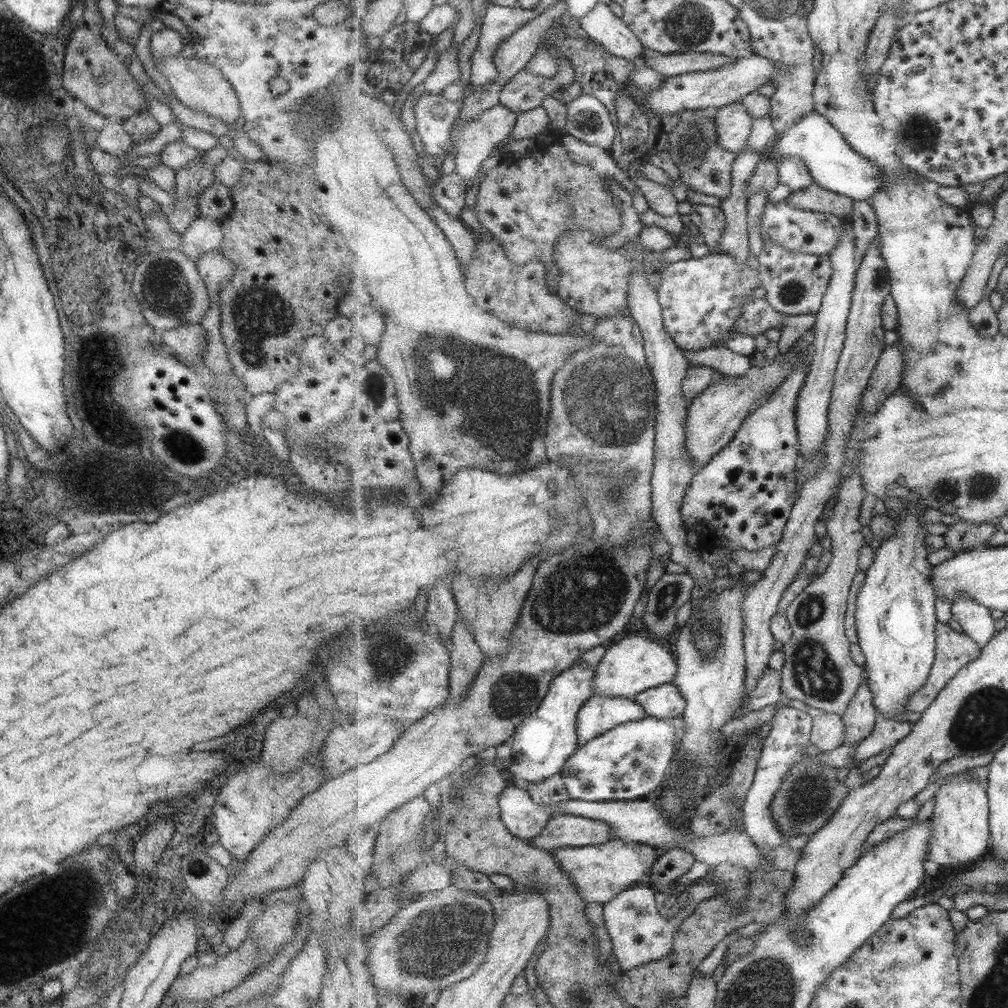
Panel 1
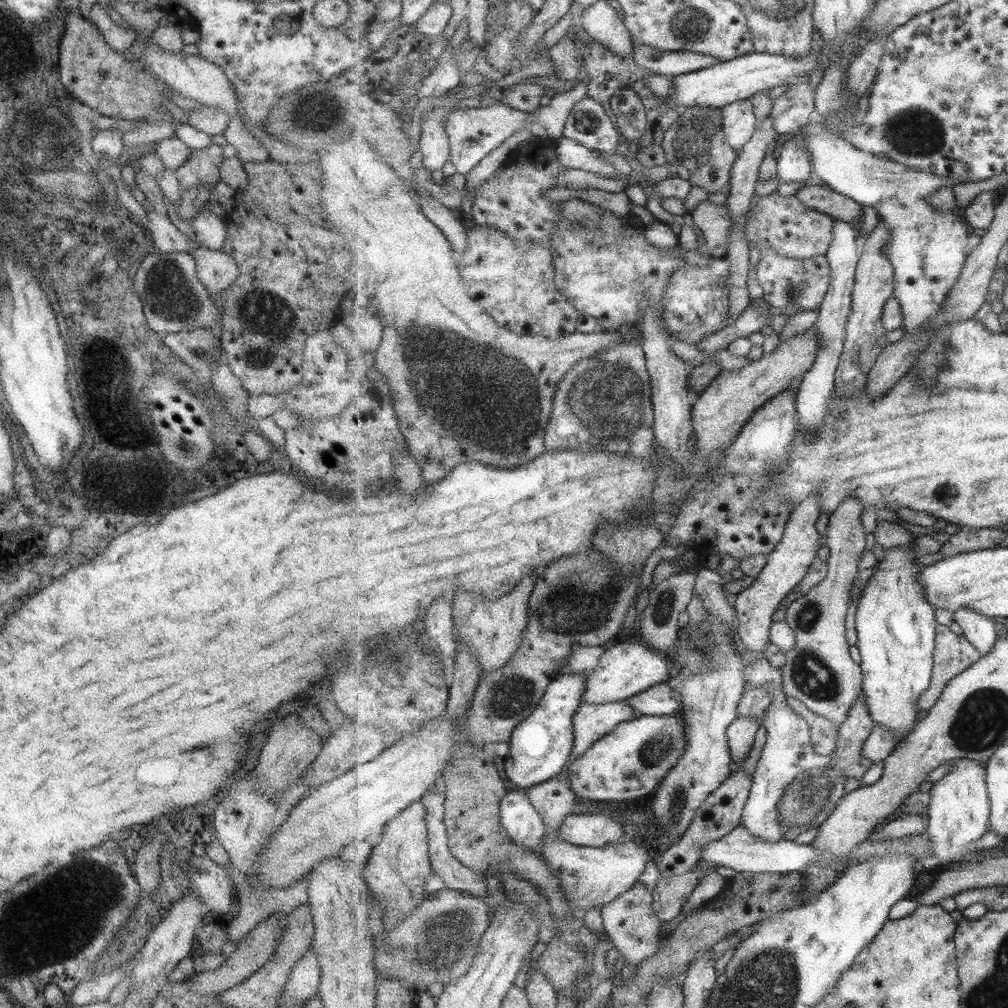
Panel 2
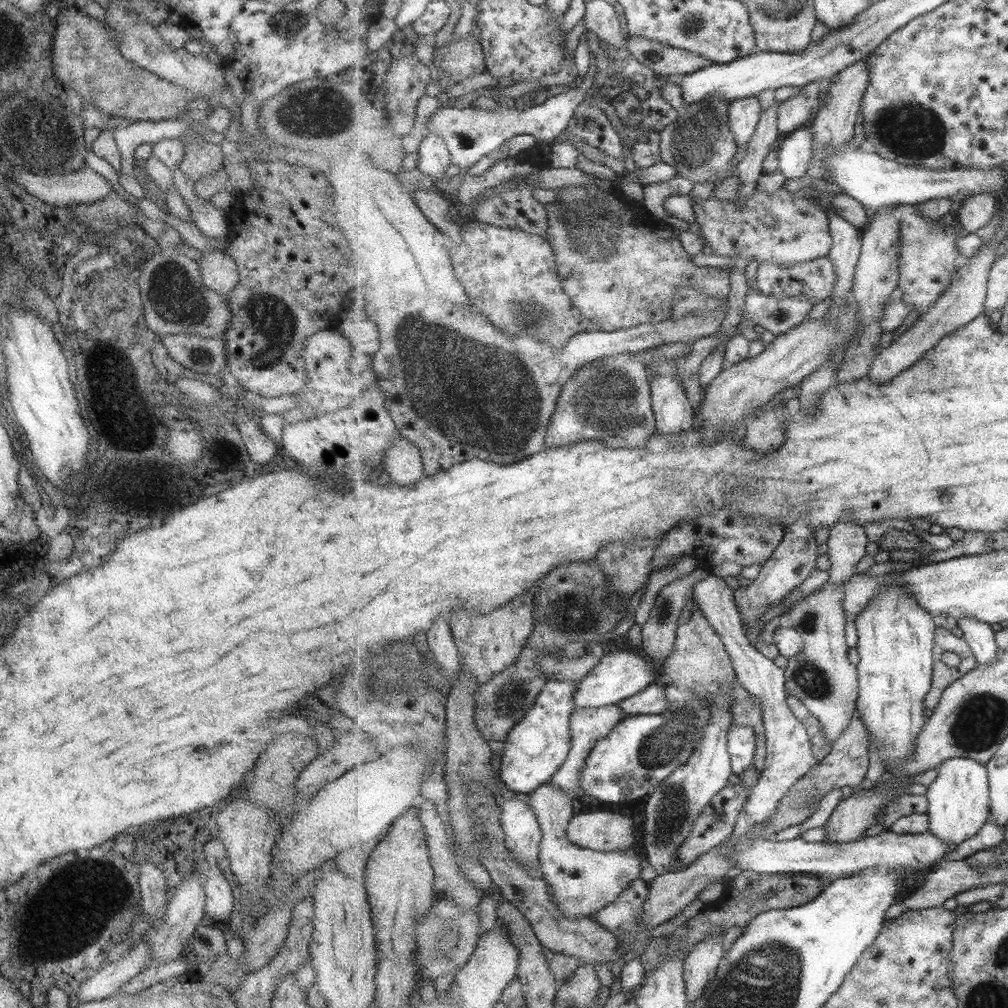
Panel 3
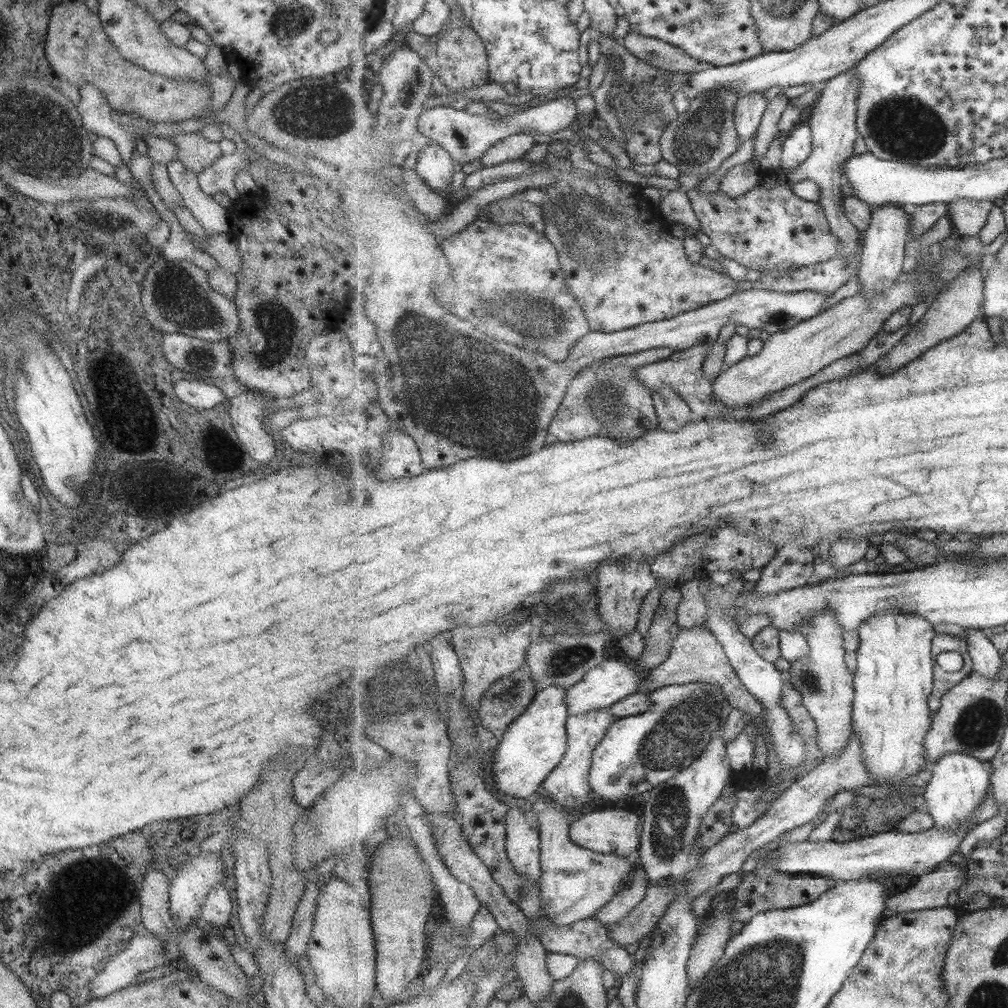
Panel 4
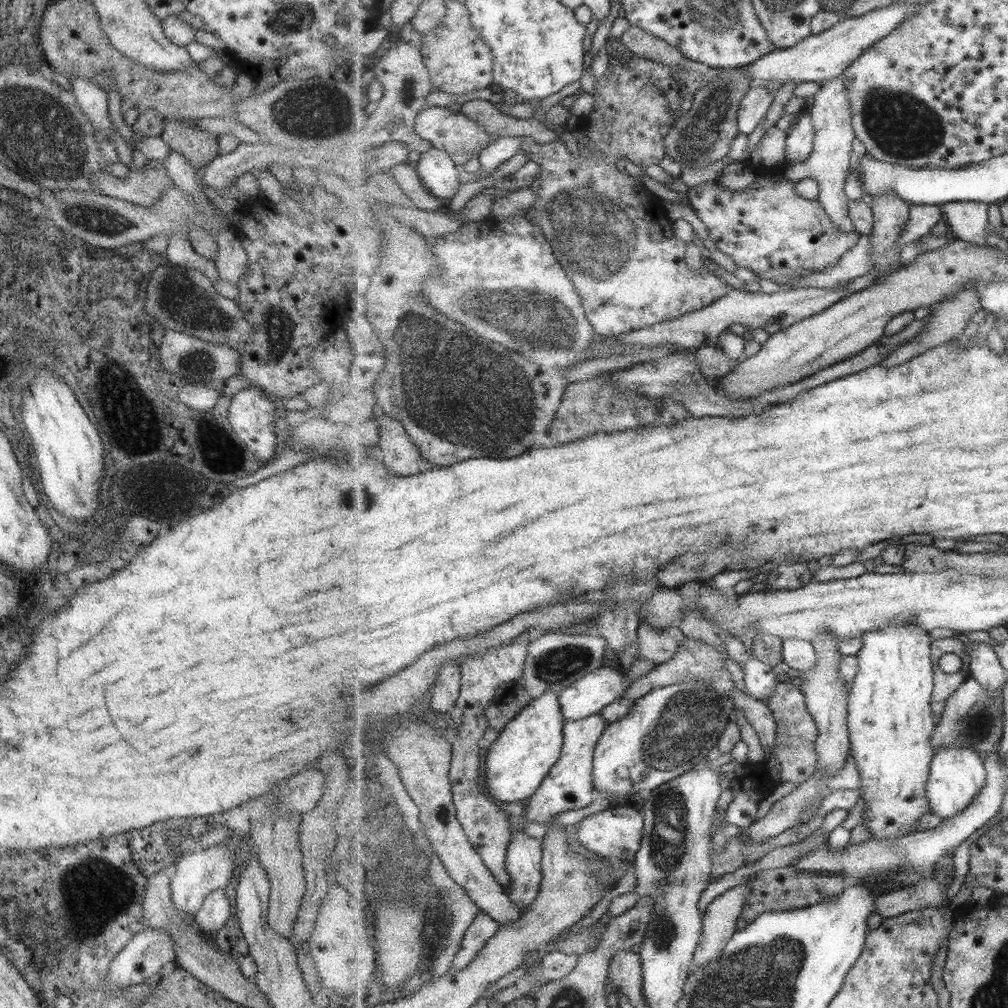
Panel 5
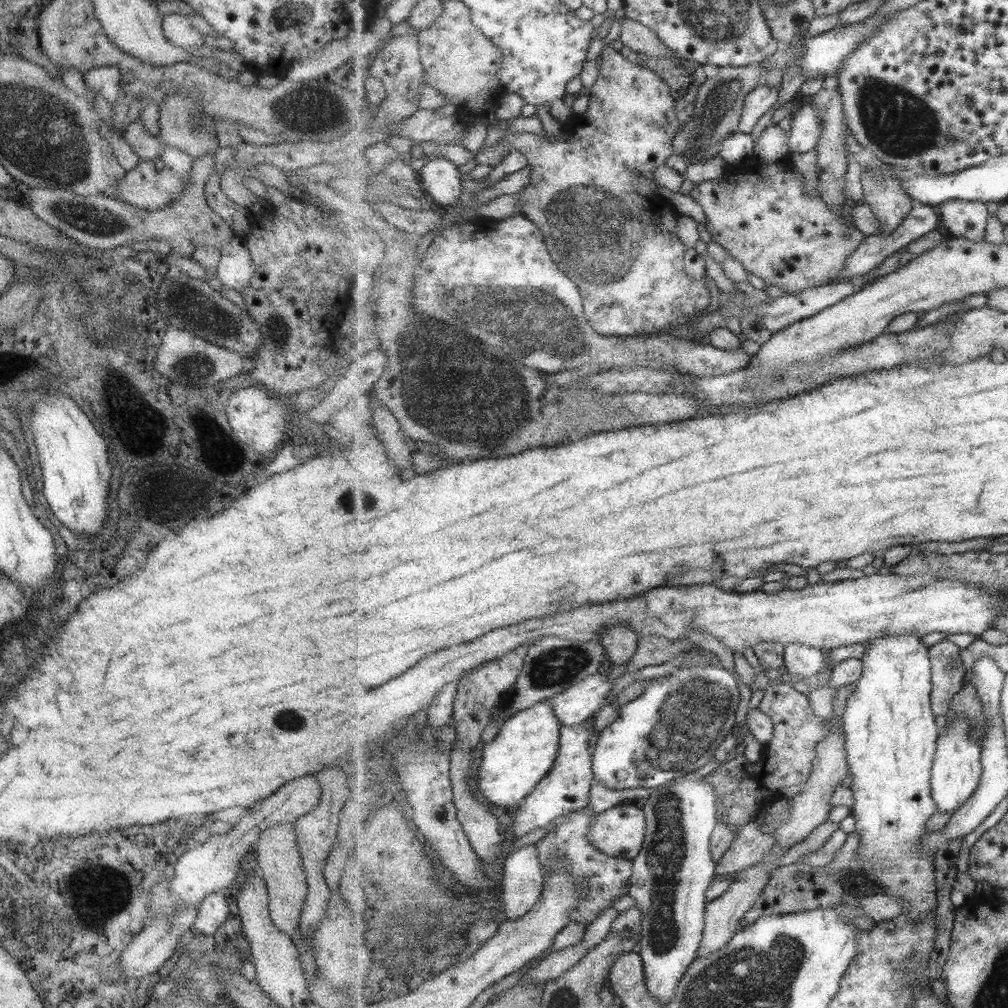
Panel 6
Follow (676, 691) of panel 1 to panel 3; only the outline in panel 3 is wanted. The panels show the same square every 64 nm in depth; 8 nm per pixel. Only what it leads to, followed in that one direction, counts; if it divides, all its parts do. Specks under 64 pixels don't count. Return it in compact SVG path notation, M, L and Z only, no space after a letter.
M653 683L643 689L639 694L630 696L618 703L625 711L625 715L639 716L647 714L663 714L669 706L669 699L665 695L665 685Z

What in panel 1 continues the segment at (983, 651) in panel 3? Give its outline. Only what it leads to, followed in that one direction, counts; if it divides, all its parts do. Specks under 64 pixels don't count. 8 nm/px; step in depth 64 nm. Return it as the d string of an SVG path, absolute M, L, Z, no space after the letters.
M958 596L952 605L952 617L963 628L963 632L973 637L981 648L987 647L993 640L995 619L989 608L970 596Z

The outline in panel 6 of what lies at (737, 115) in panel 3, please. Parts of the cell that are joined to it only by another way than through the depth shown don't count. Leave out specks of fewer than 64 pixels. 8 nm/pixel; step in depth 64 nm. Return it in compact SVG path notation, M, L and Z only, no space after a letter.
M761 84L755 87L747 97L738 131L744 134L751 134L751 132L753 132L753 126L757 126L757 122L759 122L771 108L776 107L779 102L779 93L781 93L781 85L771 87Z

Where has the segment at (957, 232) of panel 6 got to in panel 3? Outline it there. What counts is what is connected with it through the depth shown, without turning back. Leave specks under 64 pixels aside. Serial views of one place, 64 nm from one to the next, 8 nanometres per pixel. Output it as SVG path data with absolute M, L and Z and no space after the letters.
M988 192L977 193L962 200L957 212L957 220L963 232L961 236L975 233L987 226L996 210L999 210L999 206L995 195Z

